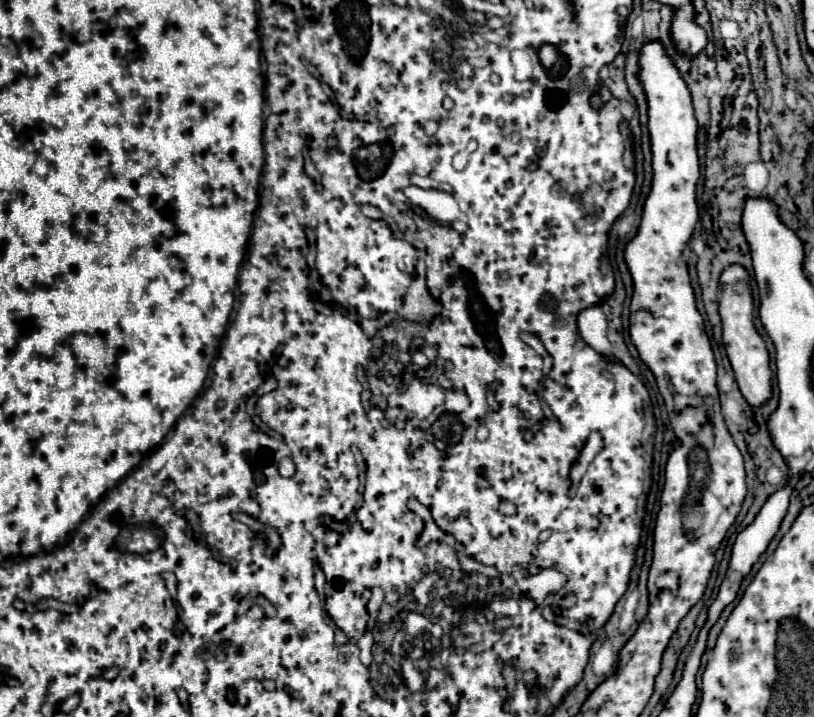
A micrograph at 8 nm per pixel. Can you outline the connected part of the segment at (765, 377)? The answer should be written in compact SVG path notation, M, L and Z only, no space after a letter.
M729 265L719 279L719 315L723 321L723 345L729 355L735 379L749 405L763 405L771 397L771 367L765 341L753 325L753 297L749 275L741 265Z

